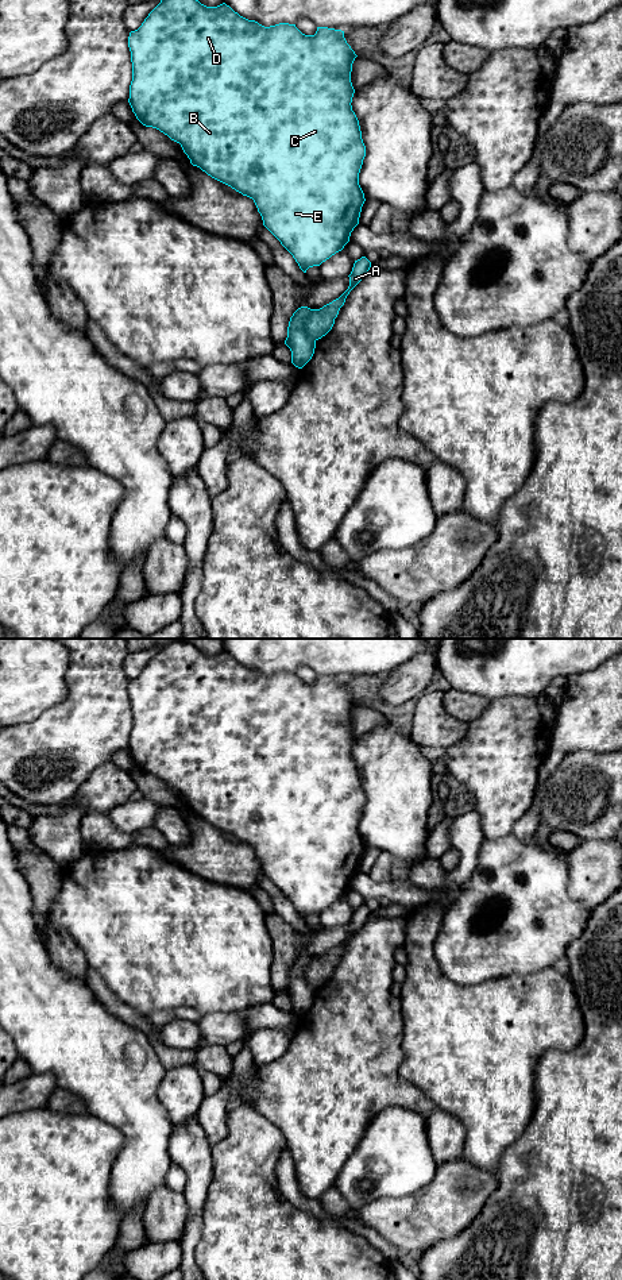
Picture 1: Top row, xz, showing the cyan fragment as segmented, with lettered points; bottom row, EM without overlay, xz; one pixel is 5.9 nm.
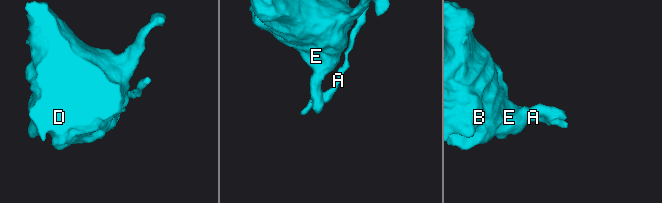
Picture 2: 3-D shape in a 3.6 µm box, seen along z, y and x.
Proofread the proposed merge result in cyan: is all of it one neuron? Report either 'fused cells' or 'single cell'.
fused cells

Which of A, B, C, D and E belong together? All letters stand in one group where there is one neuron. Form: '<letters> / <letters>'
A / B C D E

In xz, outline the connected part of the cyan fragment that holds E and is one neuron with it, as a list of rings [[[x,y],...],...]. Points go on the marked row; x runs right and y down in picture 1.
[[[161,0],[148,14],[142,26],[130,32],[128,47],[132,62],[132,81],[128,103],[136,119],[146,127],[152,127],[181,144],[193,166],[200,167],[212,178],[231,186],[254,200],[262,216],[263,225],[293,255],[300,269],[320,266],[349,242],[351,232],[359,224],[362,207],[366,201],[359,185],[359,173],[366,157],[359,120],[352,111],[355,89],[351,82],[352,63],[358,57],[344,38],[344,31],[317,27],[314,35],[302,34],[295,24],[279,23],[264,27],[235,12],[225,3],[206,7],[198,0]]]

